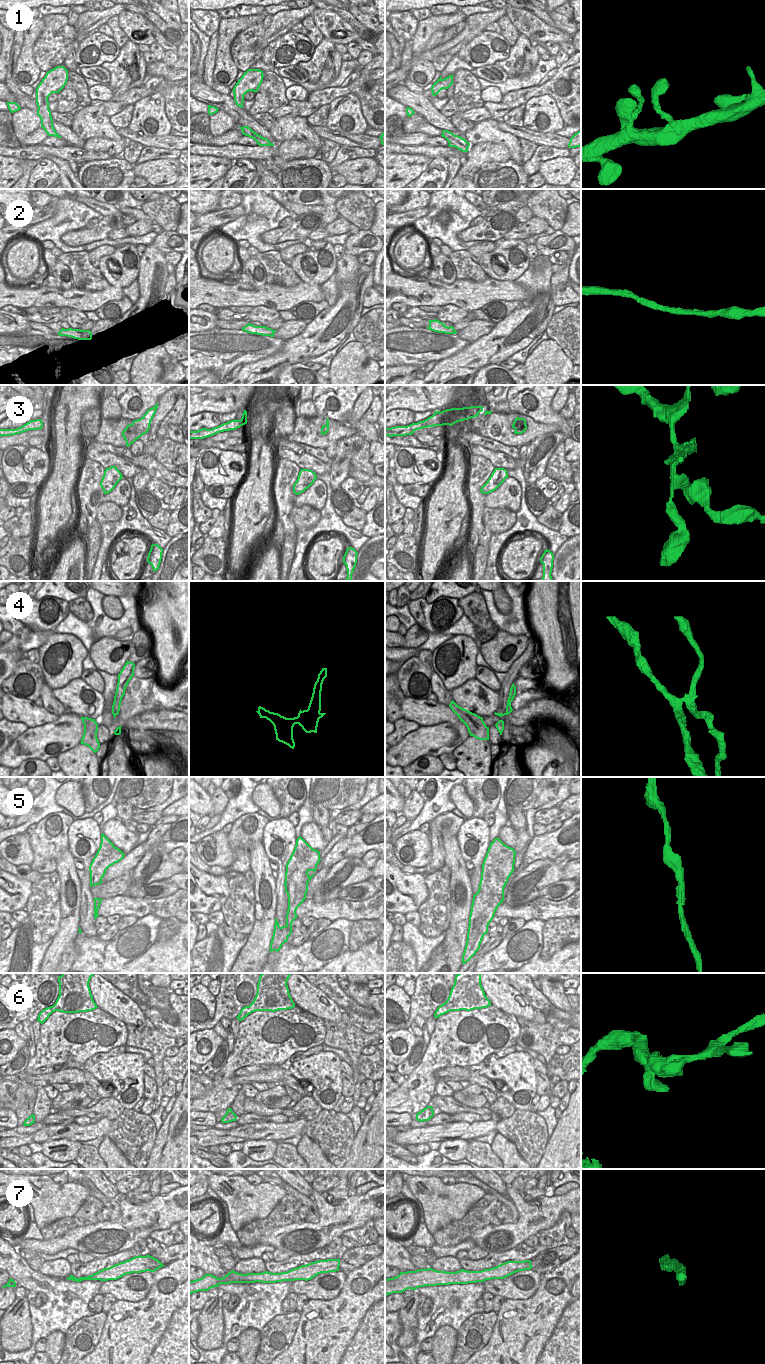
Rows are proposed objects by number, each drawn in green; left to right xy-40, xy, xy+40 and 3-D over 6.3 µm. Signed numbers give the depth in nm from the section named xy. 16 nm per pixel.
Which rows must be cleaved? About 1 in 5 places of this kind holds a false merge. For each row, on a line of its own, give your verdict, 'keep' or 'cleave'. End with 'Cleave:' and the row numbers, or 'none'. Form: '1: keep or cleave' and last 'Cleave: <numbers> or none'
1: keep
2: keep
3: cleave
4: cleave
5: keep
6: keep
7: keep
Cleave: 3, 4

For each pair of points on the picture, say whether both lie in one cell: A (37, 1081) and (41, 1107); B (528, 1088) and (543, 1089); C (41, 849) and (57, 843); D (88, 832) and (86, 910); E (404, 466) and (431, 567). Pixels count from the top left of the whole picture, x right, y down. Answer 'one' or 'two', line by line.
A: two
B: two
C: one
D: one
E: two

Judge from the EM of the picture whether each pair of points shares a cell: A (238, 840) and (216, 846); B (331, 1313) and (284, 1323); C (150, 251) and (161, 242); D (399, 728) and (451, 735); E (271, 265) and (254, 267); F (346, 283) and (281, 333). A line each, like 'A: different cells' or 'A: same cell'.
A: different cells
B: different cells
C: different cells
D: different cells
E: different cells
F: different cells

